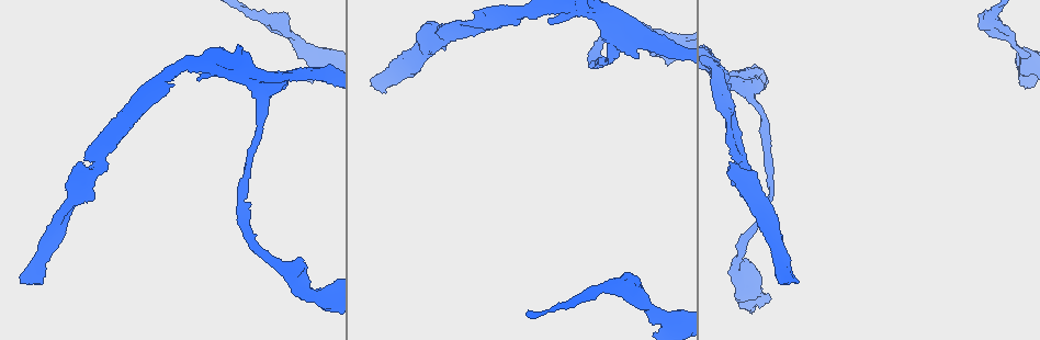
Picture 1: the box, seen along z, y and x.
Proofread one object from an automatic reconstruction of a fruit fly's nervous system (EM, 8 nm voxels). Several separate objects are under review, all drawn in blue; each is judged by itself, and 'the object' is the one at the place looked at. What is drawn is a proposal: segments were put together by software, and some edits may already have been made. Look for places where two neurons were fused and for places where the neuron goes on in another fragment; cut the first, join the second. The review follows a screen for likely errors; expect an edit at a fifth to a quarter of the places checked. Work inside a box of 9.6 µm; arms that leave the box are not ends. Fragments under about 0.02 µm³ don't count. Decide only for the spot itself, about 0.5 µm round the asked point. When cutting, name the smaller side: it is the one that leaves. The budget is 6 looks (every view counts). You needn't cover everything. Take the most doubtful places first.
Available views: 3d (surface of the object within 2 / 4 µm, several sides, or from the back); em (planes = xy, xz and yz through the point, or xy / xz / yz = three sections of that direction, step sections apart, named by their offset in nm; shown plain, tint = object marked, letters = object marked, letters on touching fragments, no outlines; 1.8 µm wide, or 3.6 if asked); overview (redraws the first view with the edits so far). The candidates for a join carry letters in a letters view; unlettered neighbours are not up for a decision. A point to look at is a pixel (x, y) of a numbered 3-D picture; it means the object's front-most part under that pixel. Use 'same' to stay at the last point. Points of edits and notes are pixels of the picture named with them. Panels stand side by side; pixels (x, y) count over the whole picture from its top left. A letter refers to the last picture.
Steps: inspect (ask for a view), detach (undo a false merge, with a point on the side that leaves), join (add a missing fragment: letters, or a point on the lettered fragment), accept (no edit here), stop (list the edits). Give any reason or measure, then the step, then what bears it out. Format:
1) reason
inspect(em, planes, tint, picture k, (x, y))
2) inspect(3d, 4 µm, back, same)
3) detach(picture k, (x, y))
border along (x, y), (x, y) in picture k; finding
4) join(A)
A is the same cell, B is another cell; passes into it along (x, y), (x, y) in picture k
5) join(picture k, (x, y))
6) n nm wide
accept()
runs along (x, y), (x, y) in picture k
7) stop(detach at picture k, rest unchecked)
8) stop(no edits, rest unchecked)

branch stops here
inspect(3d, 2 µm, picture 1, (384, 90))

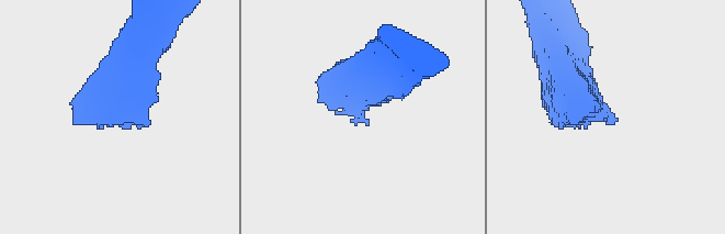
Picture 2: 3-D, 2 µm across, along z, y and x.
inspect(em, planes, letters, picture 2, (369, 125))

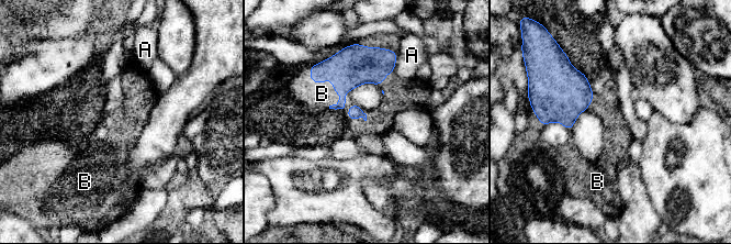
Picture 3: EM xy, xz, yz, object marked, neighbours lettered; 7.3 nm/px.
join(B)
B is the same cell, A is another cell; passes into it along (355, 65), (332, 78), (322, 93) in picture 3; the neuron continues

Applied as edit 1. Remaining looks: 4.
a fork
inspect(em, planes, letters, picture 1, (279, 27))

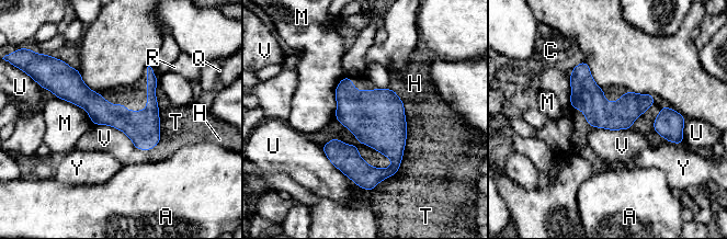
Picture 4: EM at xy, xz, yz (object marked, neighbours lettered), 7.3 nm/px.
accept()
A, C, H, M, Q, R, T, U, V and Y are other cells; border along (93, 123), (121, 129), (135, 148) in picture 4; all the same neuron

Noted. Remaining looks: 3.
stop(join at picture 3, rest unchecked)

